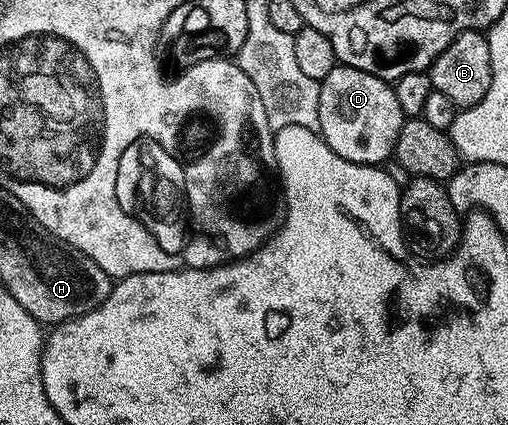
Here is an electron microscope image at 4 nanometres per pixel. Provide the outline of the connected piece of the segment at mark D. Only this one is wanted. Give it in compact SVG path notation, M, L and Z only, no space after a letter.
M337 64L320 82L318 130L328 148L344 160L352 160L361 166L382 166L385 158L389 159L394 153L403 121L394 87L385 78Z

